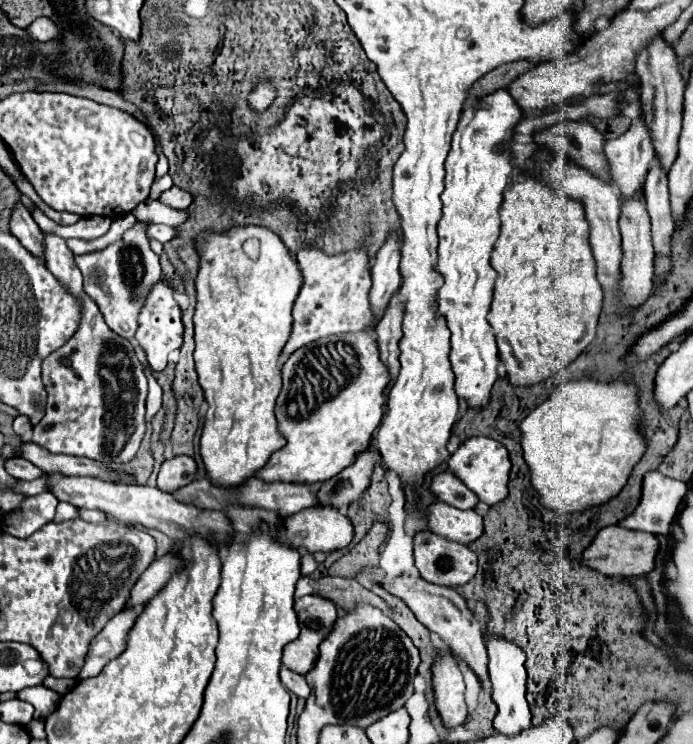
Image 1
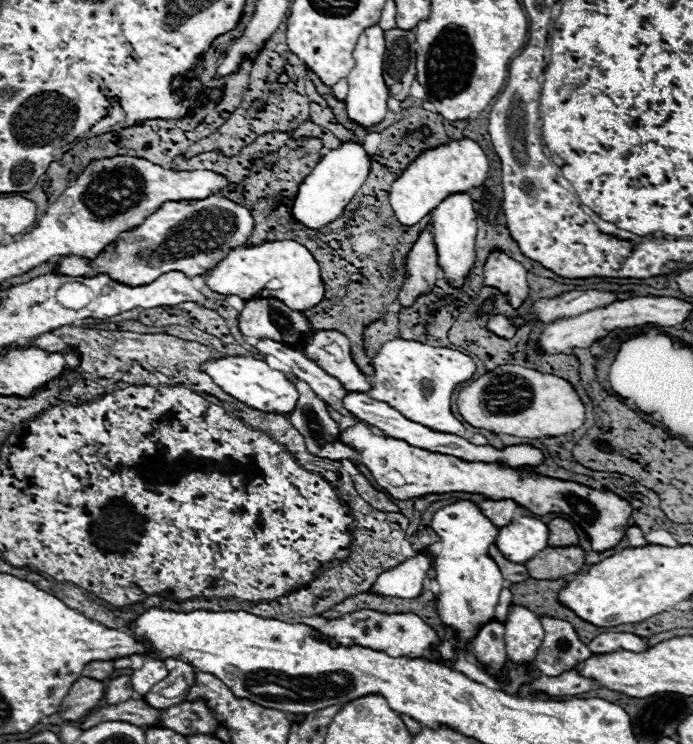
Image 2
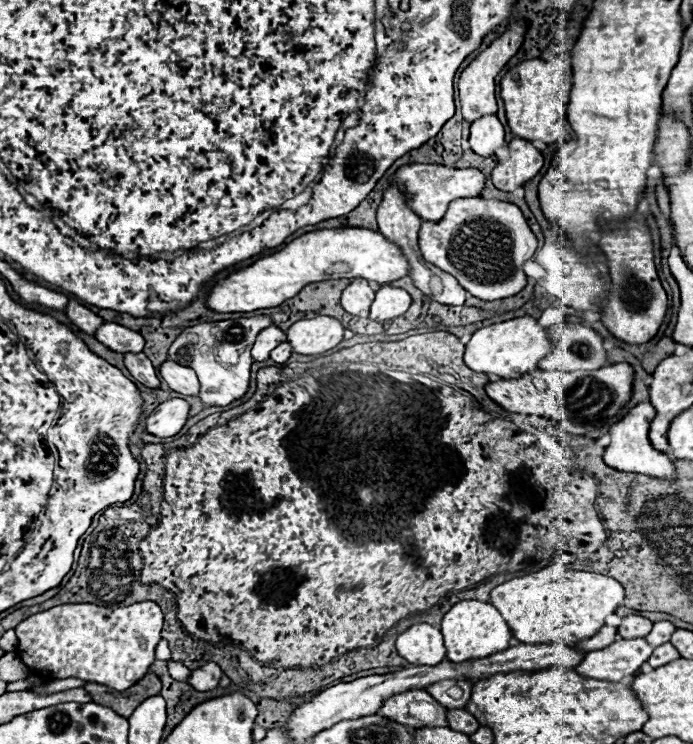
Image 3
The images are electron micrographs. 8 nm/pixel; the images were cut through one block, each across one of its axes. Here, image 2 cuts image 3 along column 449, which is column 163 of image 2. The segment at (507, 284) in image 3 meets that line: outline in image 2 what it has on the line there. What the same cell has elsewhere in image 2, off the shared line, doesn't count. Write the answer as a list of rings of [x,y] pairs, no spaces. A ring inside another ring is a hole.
[[[222,196],[192,202],[166,202],[156,214],[148,216],[144,224],[120,234],[120,238],[92,262],[78,256],[60,258],[58,272],[68,276],[92,276],[96,272],[106,272],[116,282],[128,286],[148,284],[170,270],[180,270],[188,276],[200,276],[220,262],[232,248],[246,244],[252,230],[254,220],[250,210]]]

